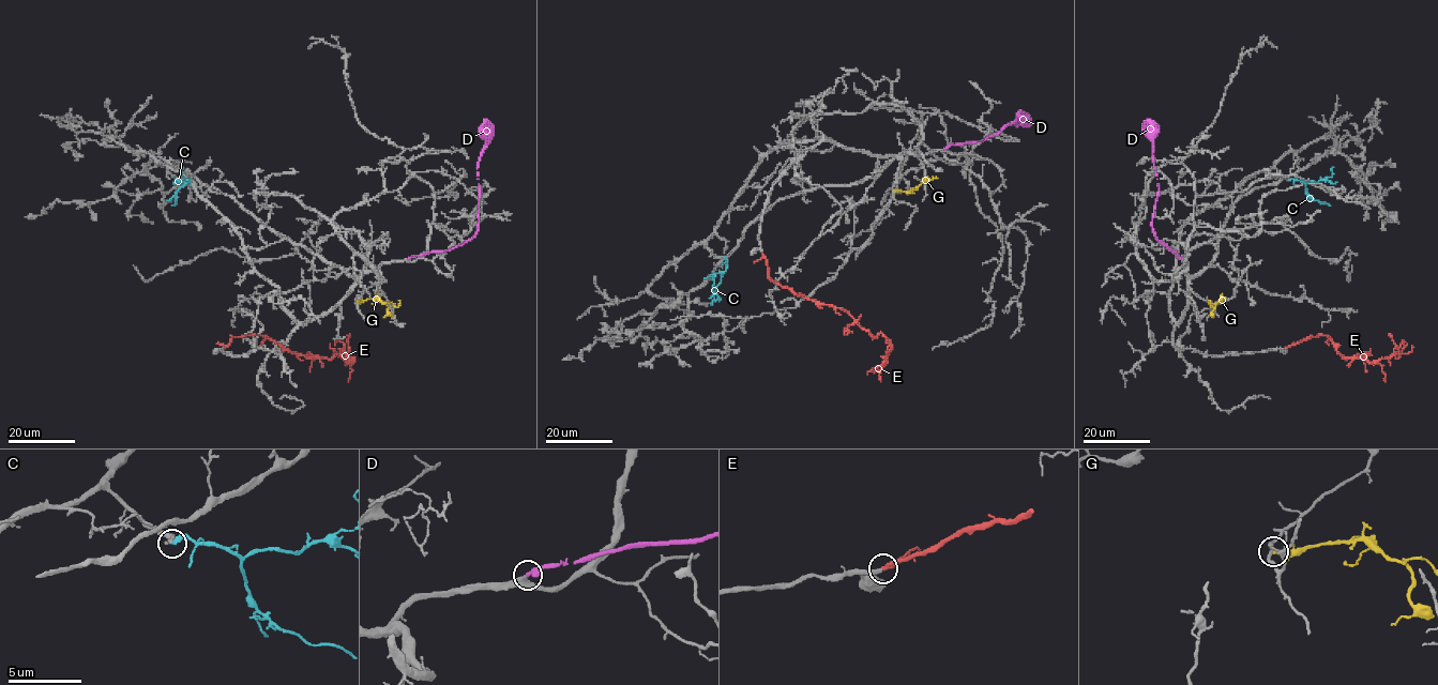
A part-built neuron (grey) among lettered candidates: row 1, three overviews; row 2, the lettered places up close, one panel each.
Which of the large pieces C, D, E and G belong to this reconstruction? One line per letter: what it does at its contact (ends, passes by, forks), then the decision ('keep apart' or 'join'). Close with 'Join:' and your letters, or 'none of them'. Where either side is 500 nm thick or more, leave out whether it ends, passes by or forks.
C: it ends | join
D: it ends | join
E: it ends | join
G: it ends | keep apart
Join: C, D, E

